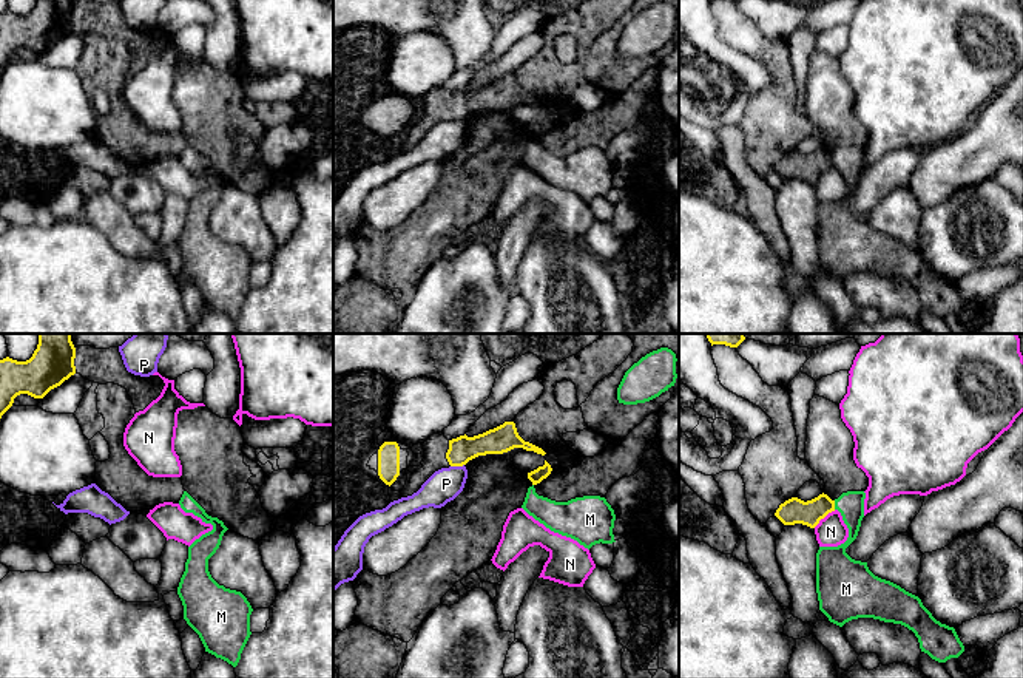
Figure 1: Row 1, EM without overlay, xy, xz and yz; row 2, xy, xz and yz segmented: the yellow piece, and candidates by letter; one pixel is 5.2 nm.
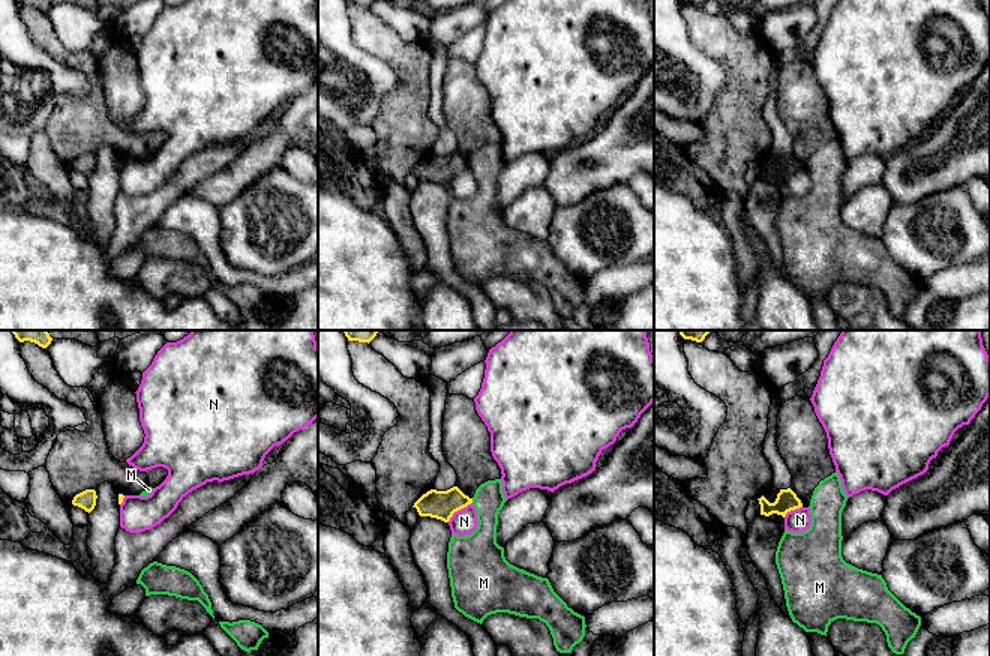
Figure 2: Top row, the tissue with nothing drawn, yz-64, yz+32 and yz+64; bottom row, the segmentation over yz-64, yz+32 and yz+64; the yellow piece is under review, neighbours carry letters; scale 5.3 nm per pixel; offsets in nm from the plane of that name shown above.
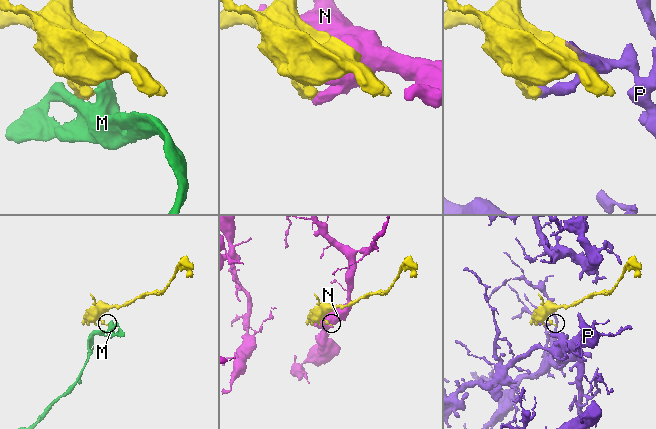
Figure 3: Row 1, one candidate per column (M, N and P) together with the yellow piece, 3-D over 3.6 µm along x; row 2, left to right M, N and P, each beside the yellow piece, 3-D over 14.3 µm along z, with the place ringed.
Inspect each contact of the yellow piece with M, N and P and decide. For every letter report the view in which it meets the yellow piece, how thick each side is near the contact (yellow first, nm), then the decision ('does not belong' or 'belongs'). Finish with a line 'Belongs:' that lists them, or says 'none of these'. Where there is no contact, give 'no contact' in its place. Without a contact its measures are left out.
M: meets yellow in yz; 130 nm thick on the yellow side, 140 nm on the other; does not belong
N: meets yellow in yz; 130 nm thick on the yellow side, 160 nm on the other; does not belong
P: meets yellow in xz; 140 nm thick on the yellow side, 170 nm on the other; does not belong
Belongs: none of these

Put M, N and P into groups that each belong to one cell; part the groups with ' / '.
M / N / P

